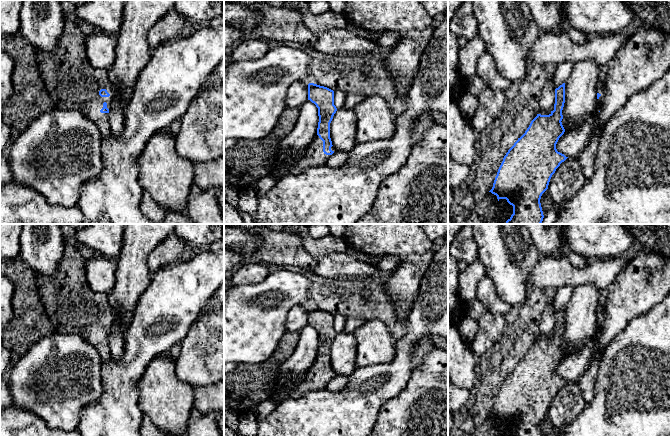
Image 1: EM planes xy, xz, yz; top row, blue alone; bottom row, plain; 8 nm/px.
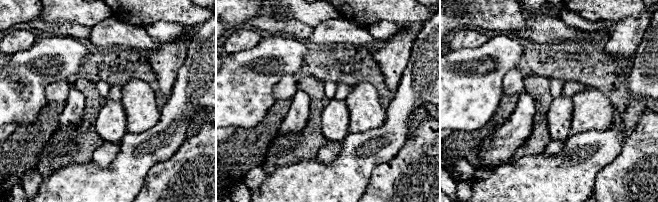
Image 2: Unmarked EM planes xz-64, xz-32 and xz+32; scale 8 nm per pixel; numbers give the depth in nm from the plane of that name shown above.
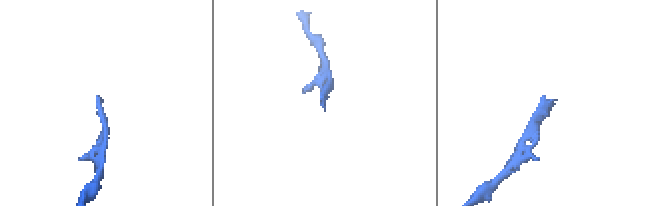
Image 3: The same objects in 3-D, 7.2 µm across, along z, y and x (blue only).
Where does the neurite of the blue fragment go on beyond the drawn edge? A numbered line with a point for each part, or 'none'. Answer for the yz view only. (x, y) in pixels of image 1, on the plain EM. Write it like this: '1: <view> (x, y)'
1: yz (600, 311)

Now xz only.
1: xz (313, 380)

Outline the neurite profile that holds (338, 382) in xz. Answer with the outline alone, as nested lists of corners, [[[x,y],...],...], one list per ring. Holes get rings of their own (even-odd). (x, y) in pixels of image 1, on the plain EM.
[[[335,375],[331,381],[328,383],[326,389],[329,392],[337,393],[341,391],[348,383],[348,376],[345,375]]]

